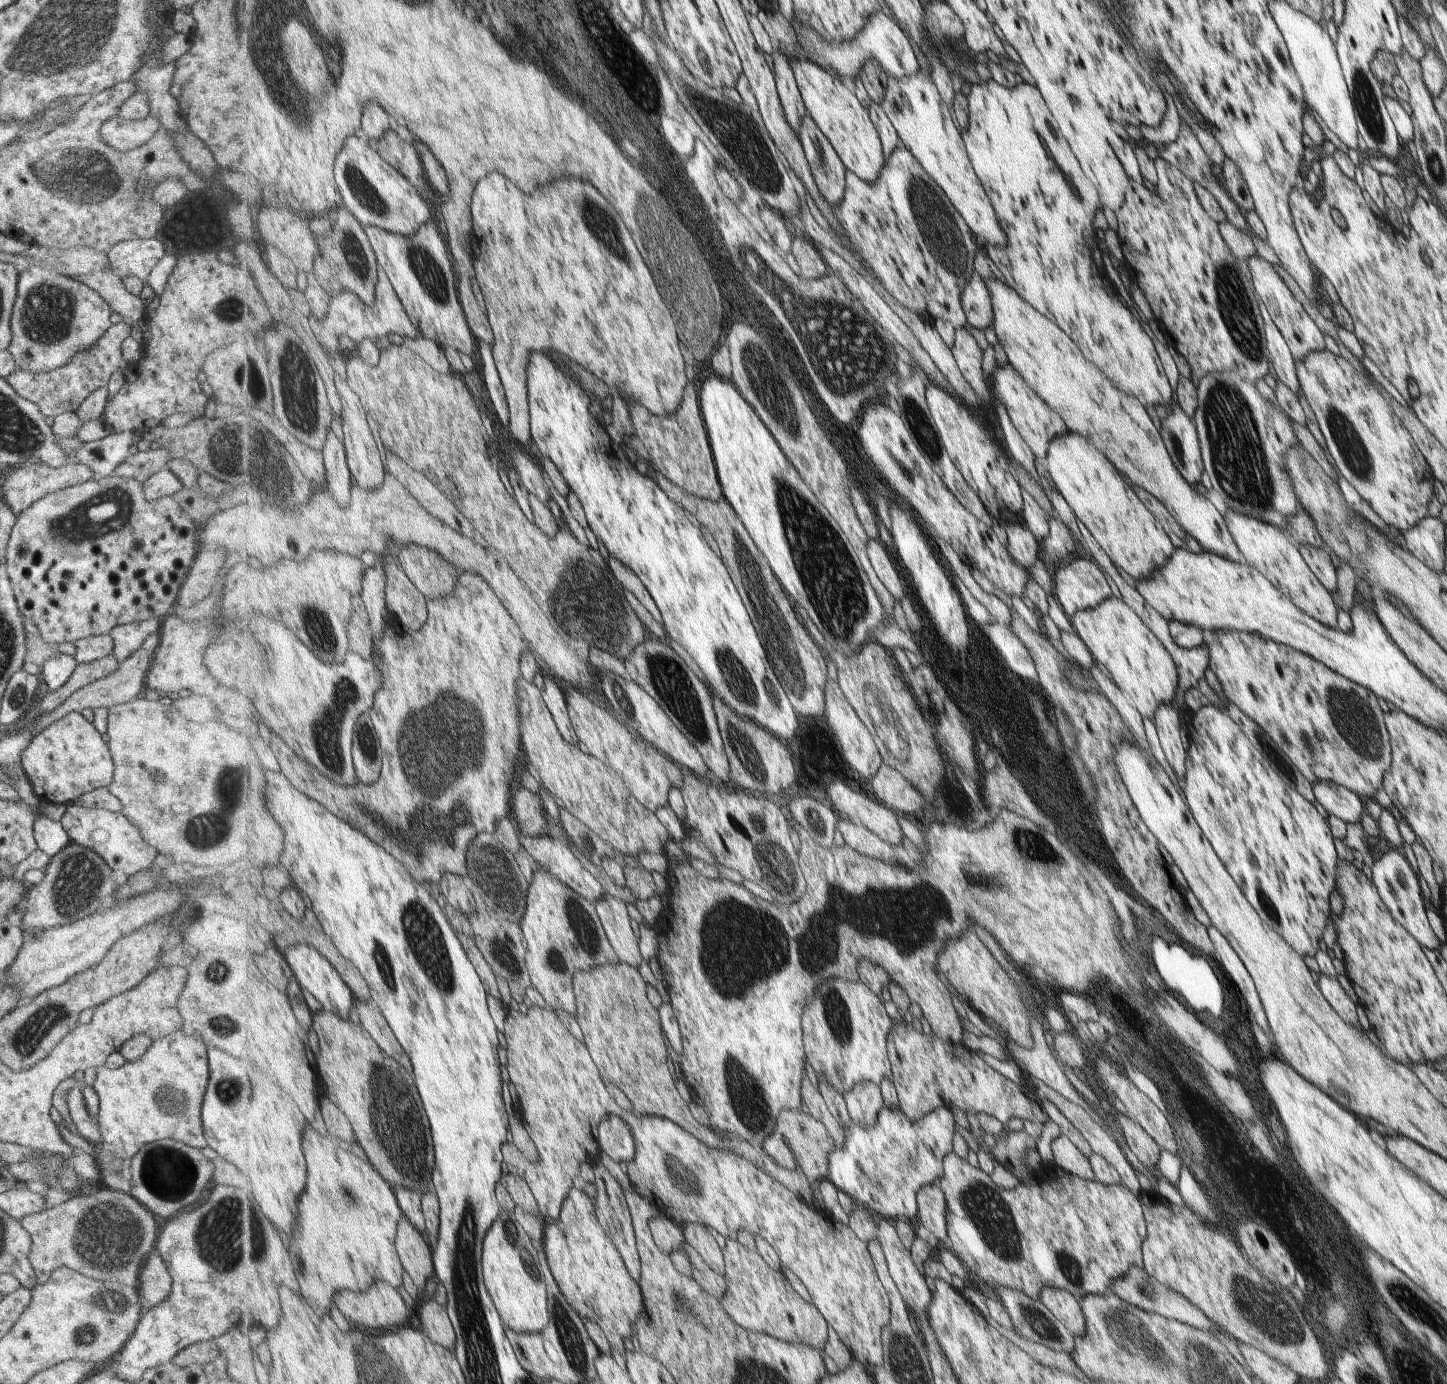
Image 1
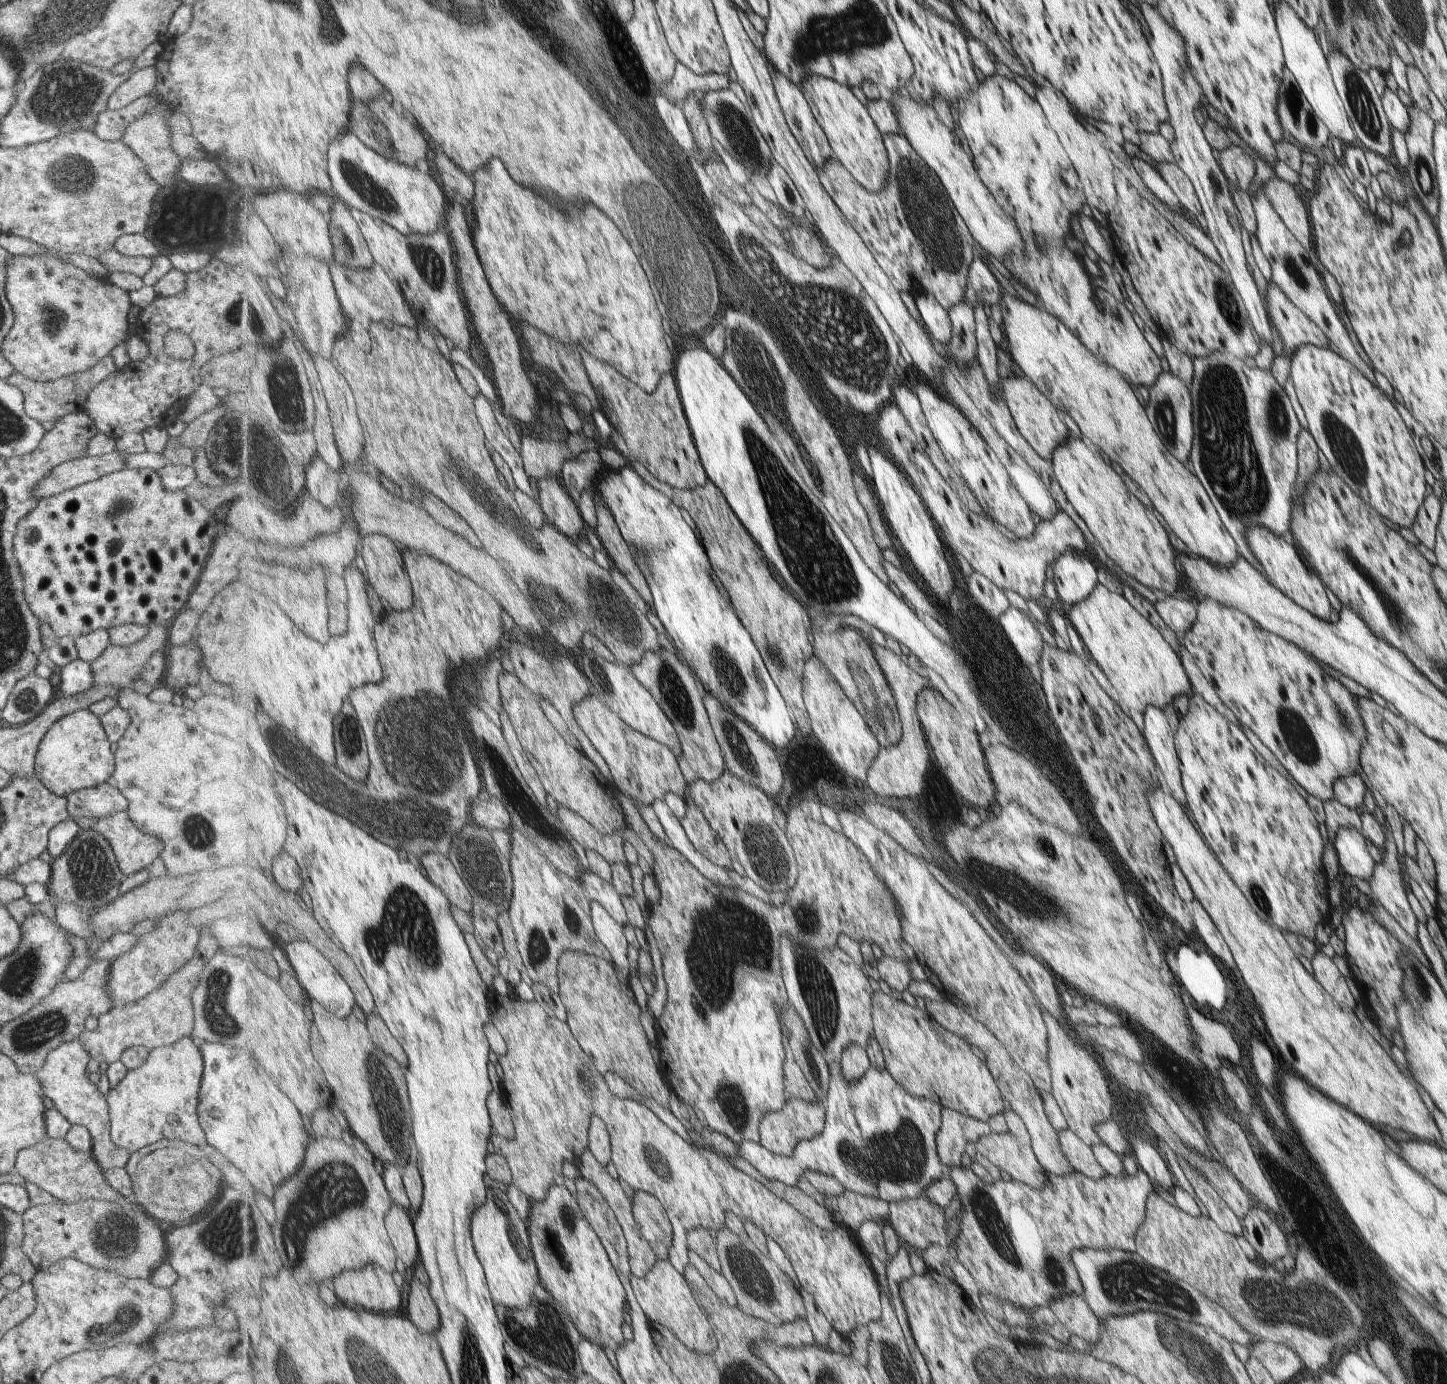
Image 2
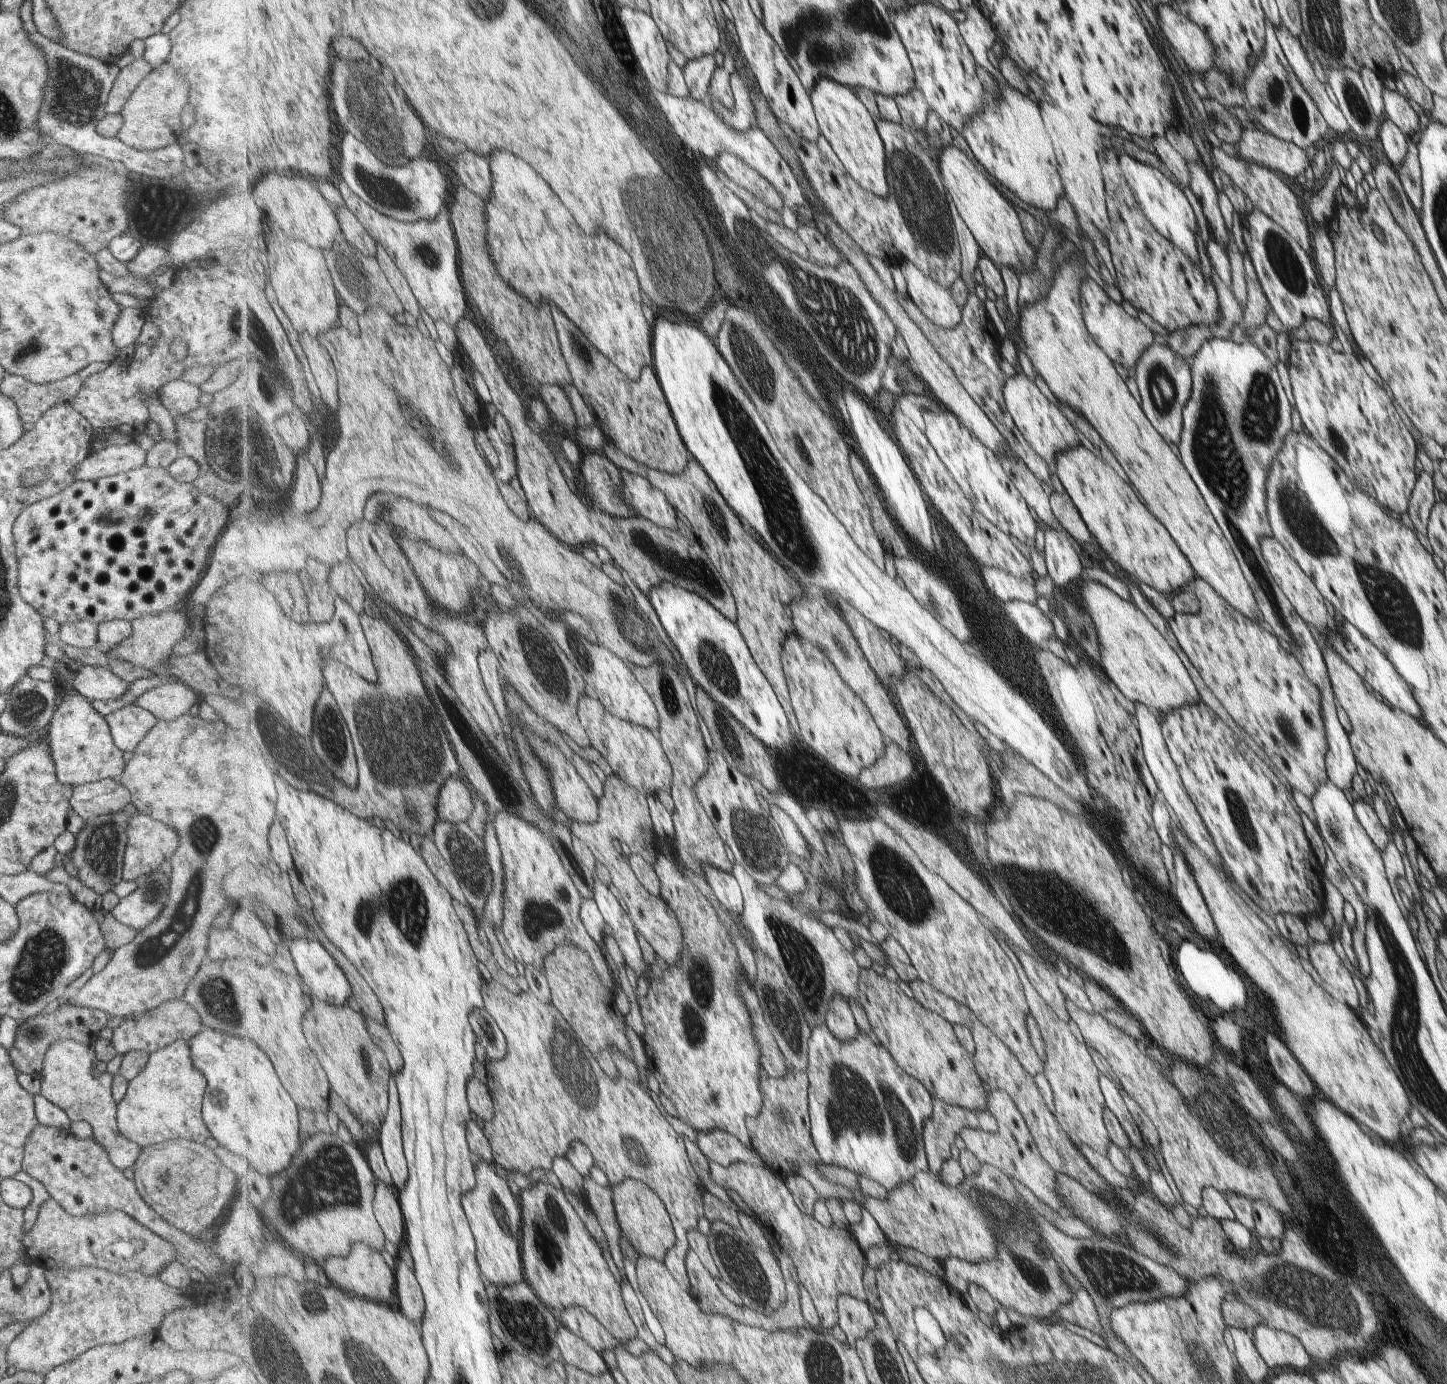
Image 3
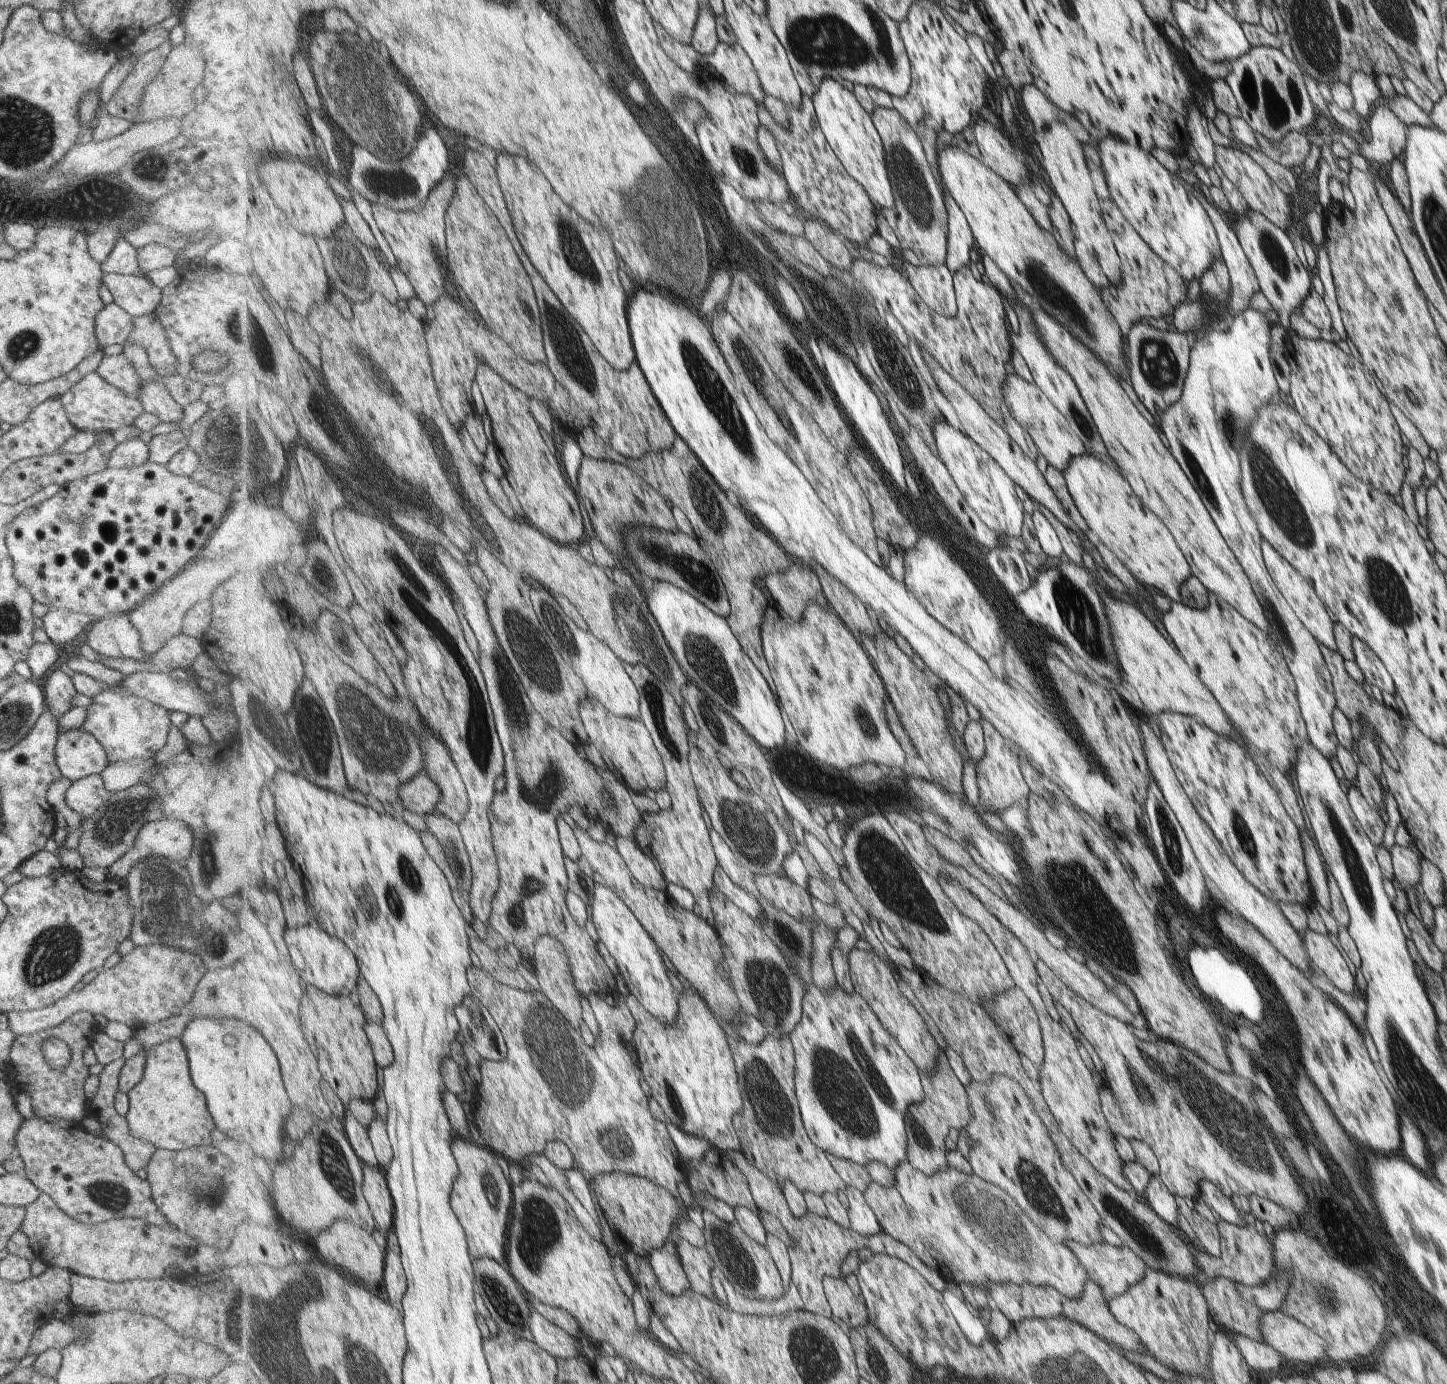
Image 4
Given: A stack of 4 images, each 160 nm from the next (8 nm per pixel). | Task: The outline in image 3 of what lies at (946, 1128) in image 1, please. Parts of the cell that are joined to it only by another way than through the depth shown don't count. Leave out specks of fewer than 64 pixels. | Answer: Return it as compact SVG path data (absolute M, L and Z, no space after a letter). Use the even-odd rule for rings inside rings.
M827 1024L815 1027L812 1030L810 1038L810 1067L807 1072L810 1078L810 1117L812 1120L812 1137L816 1144L820 1157L825 1165L835 1165L850 1171L859 1176L868 1176L875 1182L882 1184L888 1192L894 1191L901 1185L907 1184L910 1180L920 1172L929 1172L927 1156L924 1152L923 1128L927 1120L932 1116L932 1099L933 1097L921 1083L910 1077L900 1064L897 1064L895 1057L879 1042L877 1043L872 1037L861 1033L857 1039L850 1043L841 1041L831 1032ZM721 1129L710 1133L697 1132L697 1138L697 1146L707 1160L717 1161L726 1167L735 1162L747 1162L764 1169L771 1168L755 1147L745 1146L730 1132Z

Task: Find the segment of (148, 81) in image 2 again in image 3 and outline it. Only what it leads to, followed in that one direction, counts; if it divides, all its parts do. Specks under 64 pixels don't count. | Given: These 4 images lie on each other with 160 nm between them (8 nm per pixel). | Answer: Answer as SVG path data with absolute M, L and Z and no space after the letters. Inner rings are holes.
M142 58L135 59L128 65L120 68L106 98L106 112L118 113L133 92L133 89L137 86L137 83L149 70L151 70L151 66Z

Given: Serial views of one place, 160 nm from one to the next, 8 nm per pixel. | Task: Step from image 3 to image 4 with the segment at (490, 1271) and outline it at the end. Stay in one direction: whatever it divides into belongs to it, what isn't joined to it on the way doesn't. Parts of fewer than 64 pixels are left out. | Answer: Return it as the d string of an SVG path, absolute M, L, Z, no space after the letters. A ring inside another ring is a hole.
M455 1135L452 1149L462 1172L456 1180L452 1207L464 1225L472 1256L474 1259L493 1259L499 1264L508 1265L509 1210L511 1204L514 1204L511 1184L503 1168L499 1168L495 1154L487 1146L477 1146L475 1142Z

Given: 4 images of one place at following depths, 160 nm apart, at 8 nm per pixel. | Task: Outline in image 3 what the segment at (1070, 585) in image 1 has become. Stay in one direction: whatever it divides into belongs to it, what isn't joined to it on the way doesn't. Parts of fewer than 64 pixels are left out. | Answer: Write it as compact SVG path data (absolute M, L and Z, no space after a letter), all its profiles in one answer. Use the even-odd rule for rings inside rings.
M1043 528L1044 563L1055 587L1063 588L1079 578L1082 566L1065 532Z

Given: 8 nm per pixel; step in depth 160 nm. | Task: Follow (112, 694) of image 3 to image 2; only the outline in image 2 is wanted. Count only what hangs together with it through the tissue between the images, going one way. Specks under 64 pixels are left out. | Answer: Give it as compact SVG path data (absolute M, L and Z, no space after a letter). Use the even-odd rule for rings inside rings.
M79 658L73 659L59 669L59 690L63 697L79 694L93 684L90 663Z

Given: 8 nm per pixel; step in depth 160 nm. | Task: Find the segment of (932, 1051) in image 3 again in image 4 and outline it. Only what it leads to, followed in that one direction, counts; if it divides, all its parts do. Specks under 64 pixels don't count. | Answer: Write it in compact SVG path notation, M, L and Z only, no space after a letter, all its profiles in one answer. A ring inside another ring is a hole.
M855 948L850 956L850 971L856 992L865 997L883 1026L905 1049L905 1054L914 1062L917 1072L929 1073L937 1062L938 1046L917 1010L901 995L892 969L873 951L864 952Z

